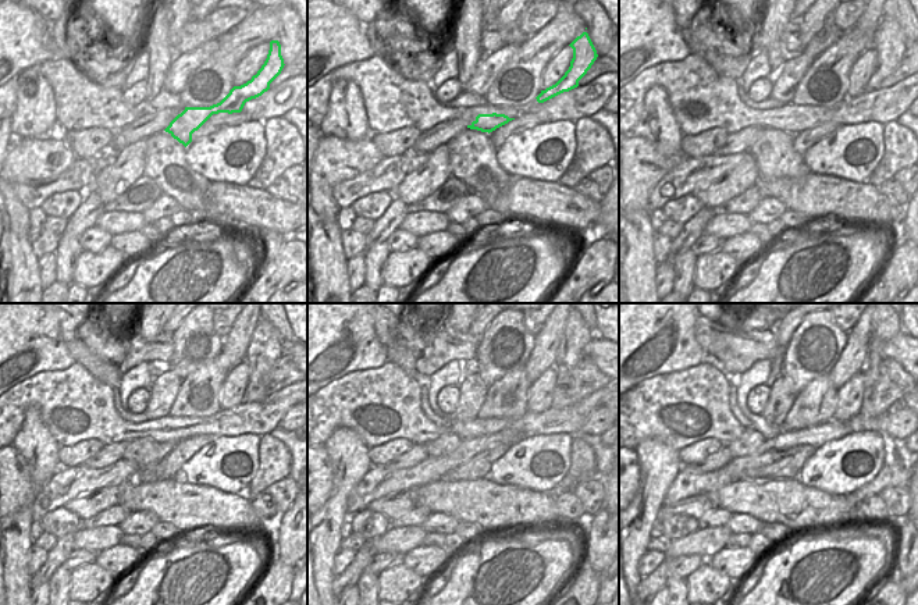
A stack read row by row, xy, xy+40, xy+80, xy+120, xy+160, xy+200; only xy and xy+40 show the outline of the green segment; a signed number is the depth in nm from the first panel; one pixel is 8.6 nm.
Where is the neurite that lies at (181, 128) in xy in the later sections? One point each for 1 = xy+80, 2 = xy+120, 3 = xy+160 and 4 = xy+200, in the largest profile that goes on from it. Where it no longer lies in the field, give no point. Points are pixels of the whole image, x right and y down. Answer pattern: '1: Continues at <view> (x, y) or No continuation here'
1: Continues at xy+80 (889, 42)
2: Continues at xy+120 (266, 347)
3: Continues at xy+160 (576, 335)
4: Continues at xy+200 (881, 331).

